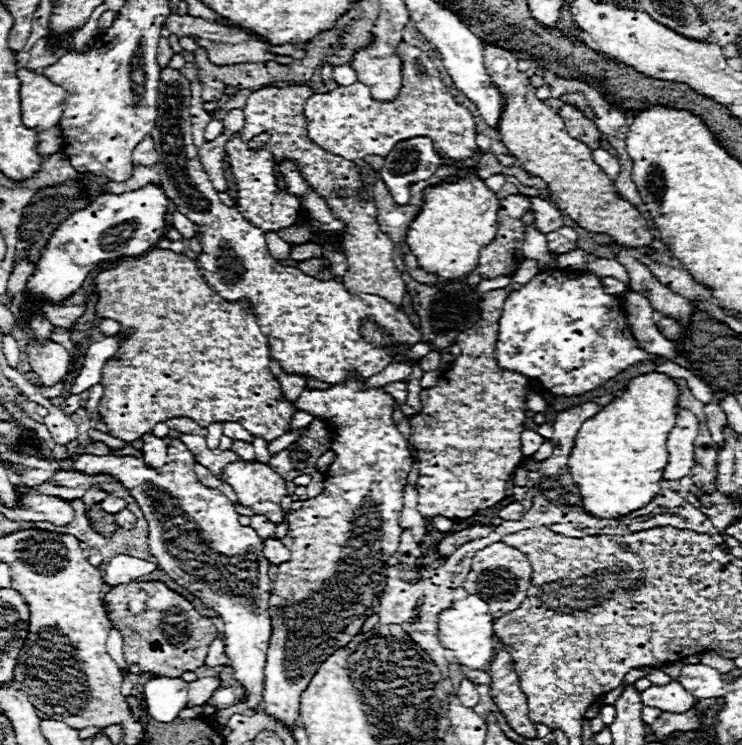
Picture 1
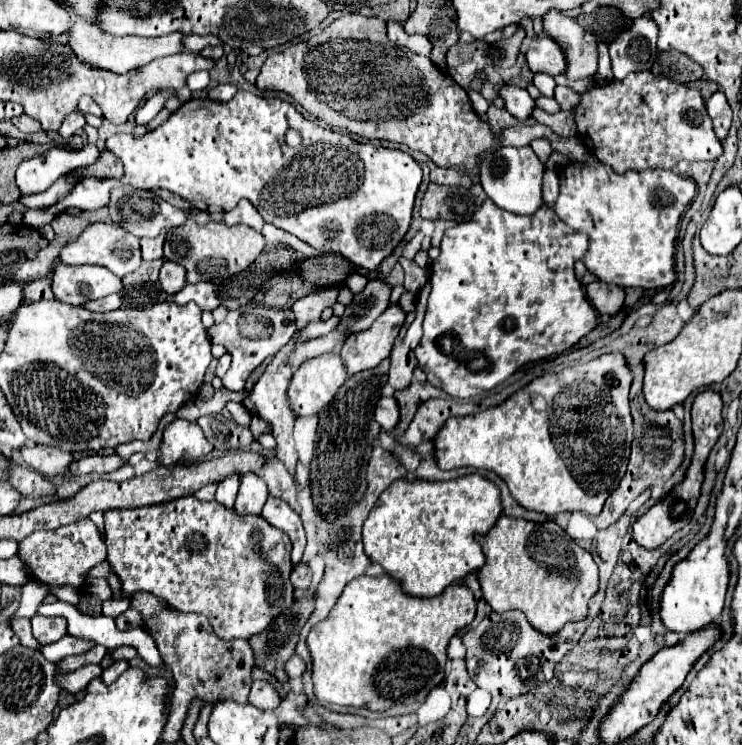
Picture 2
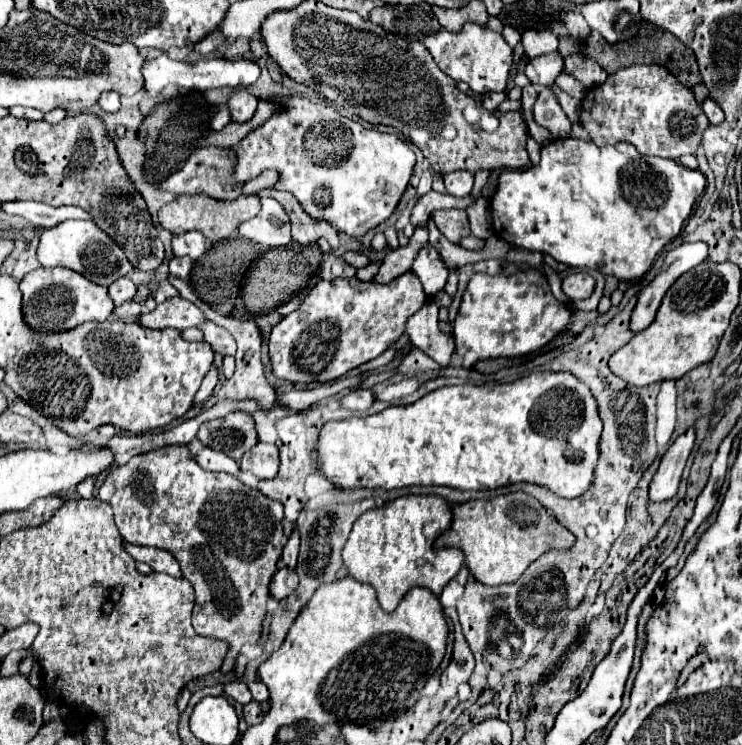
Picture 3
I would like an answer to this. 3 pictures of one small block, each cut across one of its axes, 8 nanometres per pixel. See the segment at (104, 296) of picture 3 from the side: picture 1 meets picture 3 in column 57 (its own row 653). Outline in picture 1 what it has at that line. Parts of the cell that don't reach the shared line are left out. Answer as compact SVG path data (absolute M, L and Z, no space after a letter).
M350 378L346 384L334 384L328 390L304 390L294 402L298 410L316 414L330 426L332 450L336 452L336 458L324 474L324 492L306 500L300 510L288 514L290 530L282 540L292 556L288 562L278 566L278 578L272 590L272 600L278 602L270 602L272 638L264 668L264 712L286 722L288 726L296 724L300 694L316 674L318 666L336 648L344 648L356 634L360 634L366 618L378 610L380 594L386 584L384 572L388 568L382 558L394 556L400 542L402 528L398 524L398 514L402 510L402 486L412 470L412 456L408 442L396 430L392 420L394 400L384 394L382 388L362 392L360 386L362 382Z

